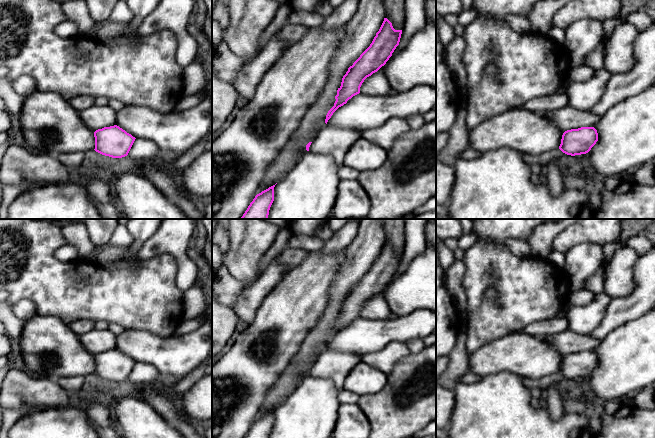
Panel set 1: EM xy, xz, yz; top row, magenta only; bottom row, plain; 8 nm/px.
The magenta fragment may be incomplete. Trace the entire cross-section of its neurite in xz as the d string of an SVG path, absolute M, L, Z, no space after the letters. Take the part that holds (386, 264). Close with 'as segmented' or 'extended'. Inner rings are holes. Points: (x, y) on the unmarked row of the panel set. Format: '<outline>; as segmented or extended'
M384 242L370 270L348 292L348 295L343 300L341 310L335 320L334 330L326 339L326 348L339 331L360 317L360 311L364 304L386 288L399 269L401 258L402 254L395 254L392 247L387 242Z; as segmented

